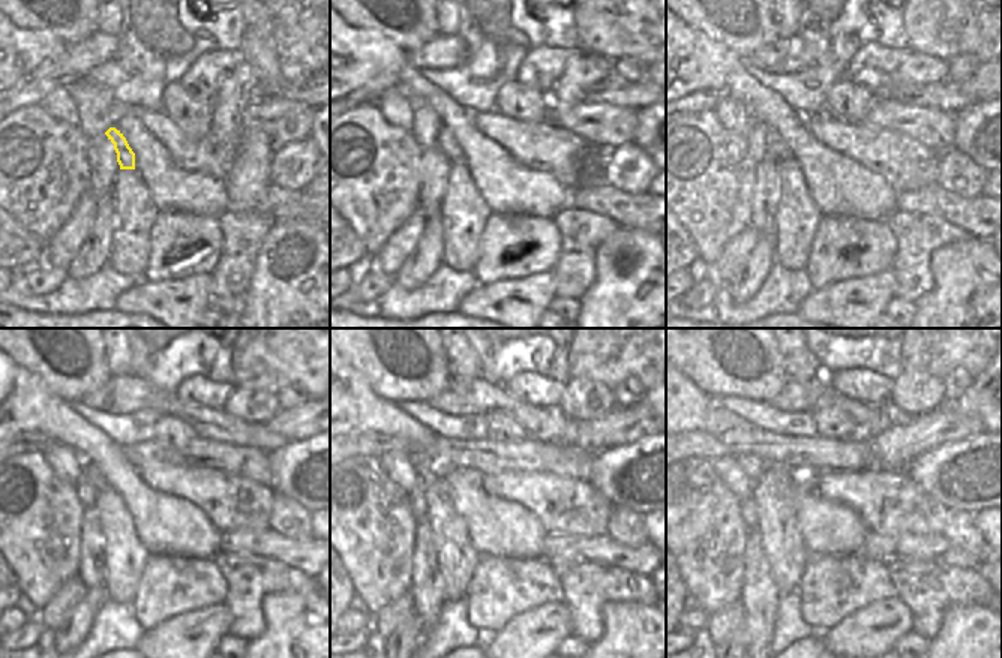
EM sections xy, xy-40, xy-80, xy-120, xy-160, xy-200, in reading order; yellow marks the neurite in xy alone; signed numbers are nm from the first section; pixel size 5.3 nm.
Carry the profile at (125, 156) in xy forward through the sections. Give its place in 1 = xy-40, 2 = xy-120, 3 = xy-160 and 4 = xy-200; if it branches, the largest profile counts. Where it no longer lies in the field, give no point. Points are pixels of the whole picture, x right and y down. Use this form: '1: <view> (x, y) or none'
1: xy-40 (444, 141)
2: xy-120 (96, 478)
3: xy-160 (420, 462)
4: xy-200 (753, 465)

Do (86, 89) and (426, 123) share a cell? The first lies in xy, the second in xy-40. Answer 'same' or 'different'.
same

